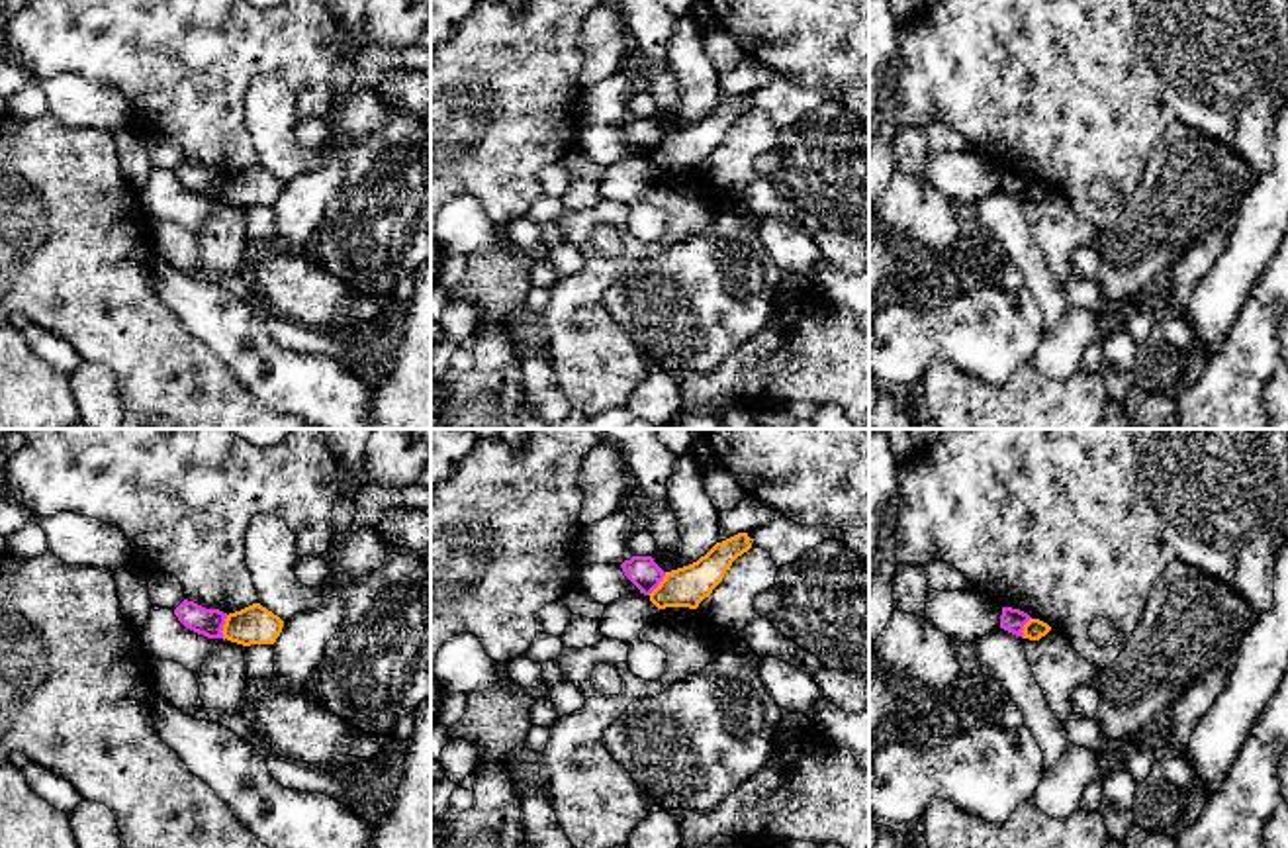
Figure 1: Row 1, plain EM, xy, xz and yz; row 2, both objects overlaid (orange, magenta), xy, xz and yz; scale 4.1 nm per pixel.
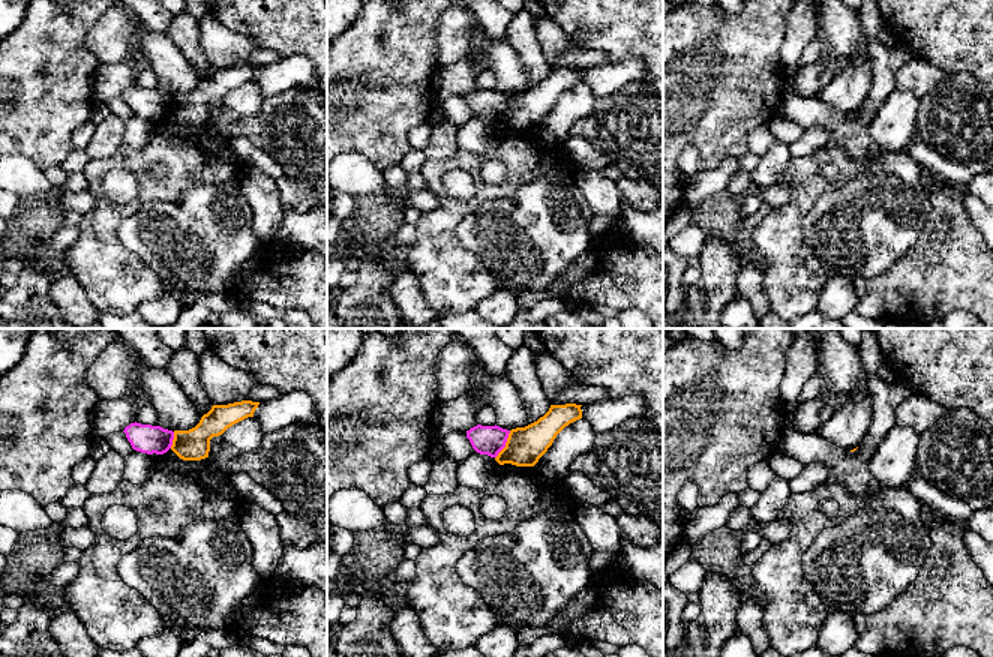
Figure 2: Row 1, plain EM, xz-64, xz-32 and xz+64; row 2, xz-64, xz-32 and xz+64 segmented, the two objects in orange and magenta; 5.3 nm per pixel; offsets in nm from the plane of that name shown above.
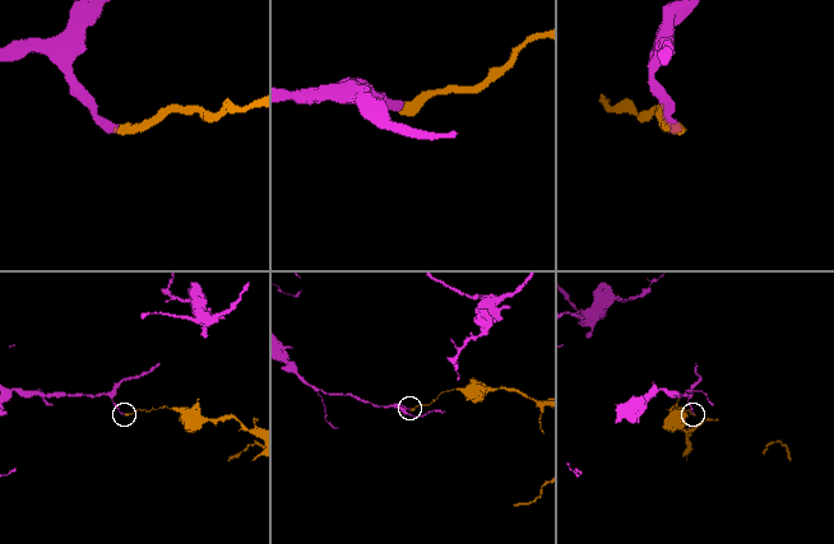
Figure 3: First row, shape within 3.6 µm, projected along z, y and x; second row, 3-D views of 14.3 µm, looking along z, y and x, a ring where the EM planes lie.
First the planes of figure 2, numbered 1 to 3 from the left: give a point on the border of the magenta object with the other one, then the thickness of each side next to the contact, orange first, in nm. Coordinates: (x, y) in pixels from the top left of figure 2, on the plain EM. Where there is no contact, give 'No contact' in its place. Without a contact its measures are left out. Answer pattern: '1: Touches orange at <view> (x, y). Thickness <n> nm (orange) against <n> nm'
1: Touches orange at xz-64 (173, 104). Thickness 170 nm (orange) against 160 nm
2: Touches orange at xz-32 (506, 108). Thickness 200 nm (orange) against 160 nm
3: No contact

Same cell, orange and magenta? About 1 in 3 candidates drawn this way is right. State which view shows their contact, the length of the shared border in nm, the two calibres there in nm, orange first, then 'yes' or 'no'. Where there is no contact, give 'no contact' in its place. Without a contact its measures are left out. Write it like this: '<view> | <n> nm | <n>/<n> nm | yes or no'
xy | 100 nm | 160/110 nm | no

